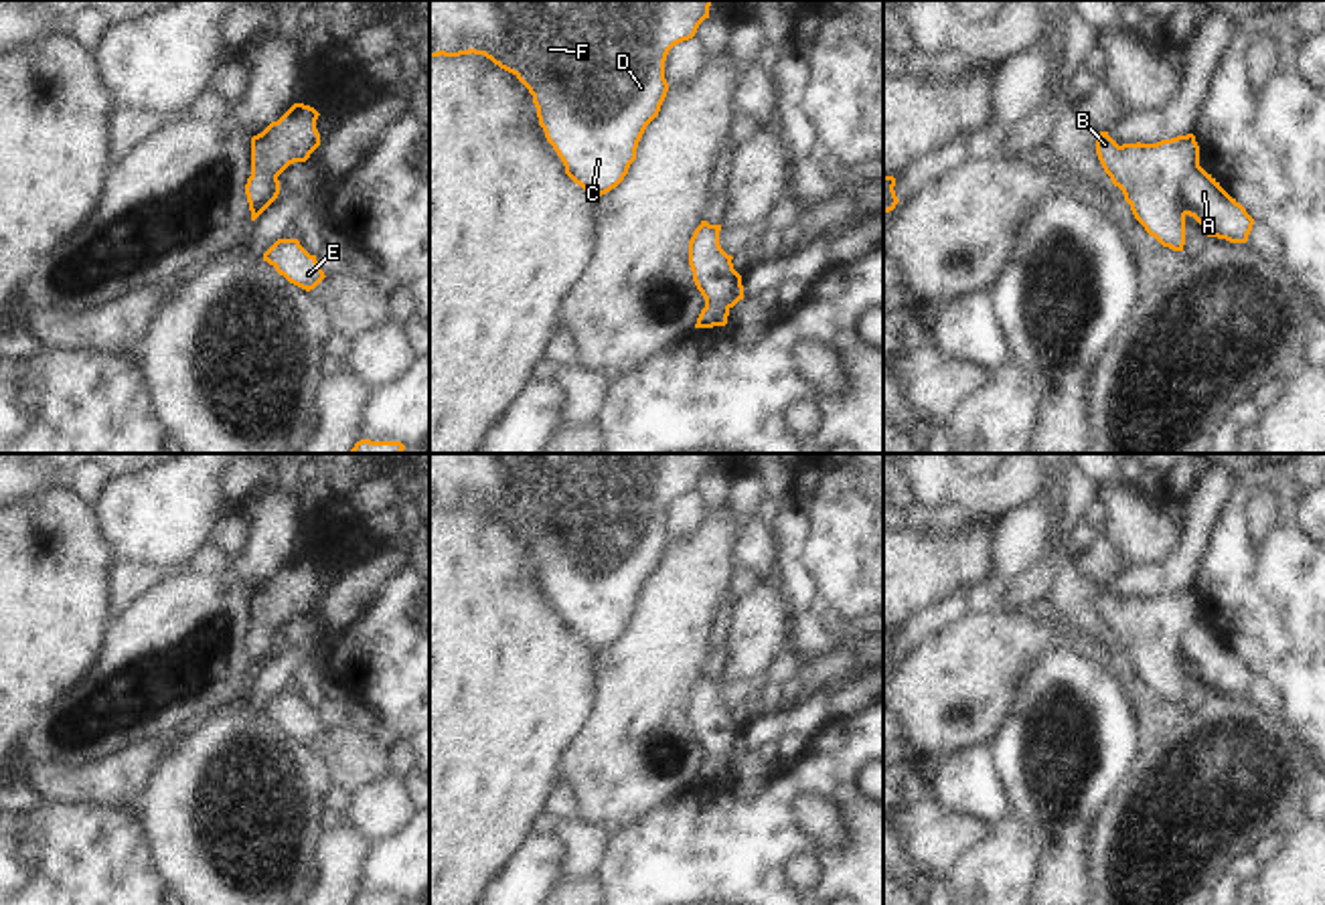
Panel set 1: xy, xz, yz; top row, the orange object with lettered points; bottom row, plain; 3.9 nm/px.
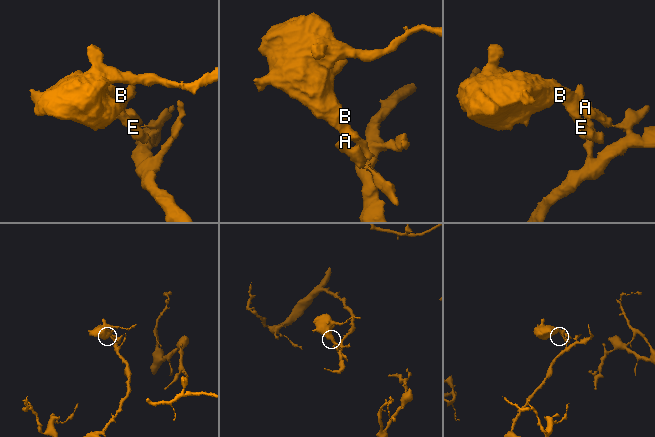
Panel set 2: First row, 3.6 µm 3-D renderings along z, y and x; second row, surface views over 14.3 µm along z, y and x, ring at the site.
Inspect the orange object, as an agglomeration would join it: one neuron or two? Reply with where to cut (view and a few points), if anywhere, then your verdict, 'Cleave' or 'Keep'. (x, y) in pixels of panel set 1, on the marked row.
Split along yz (1198, 165), (1184, 183), (1184, 213). Cleave.

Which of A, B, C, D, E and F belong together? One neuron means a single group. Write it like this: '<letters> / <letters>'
A / B C D E F

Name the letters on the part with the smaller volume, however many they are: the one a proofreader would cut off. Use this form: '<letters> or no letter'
B, C, D, E, F

